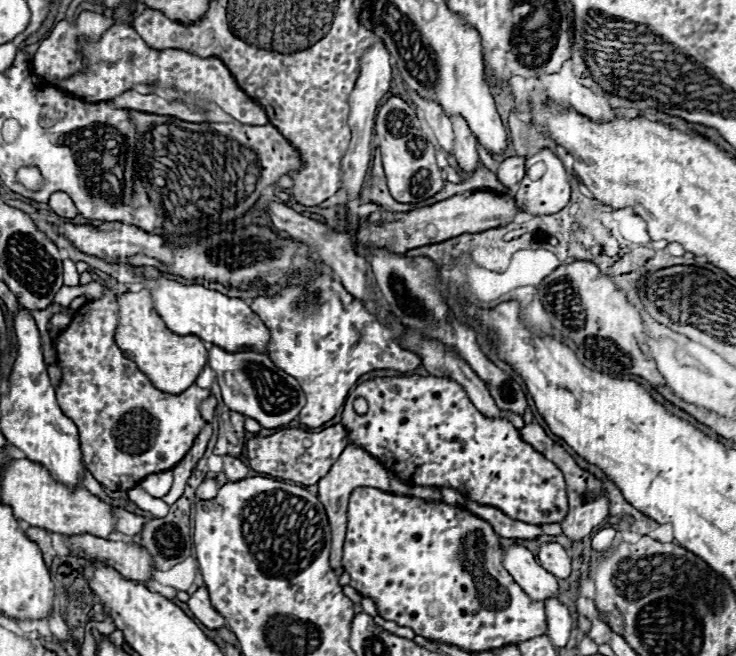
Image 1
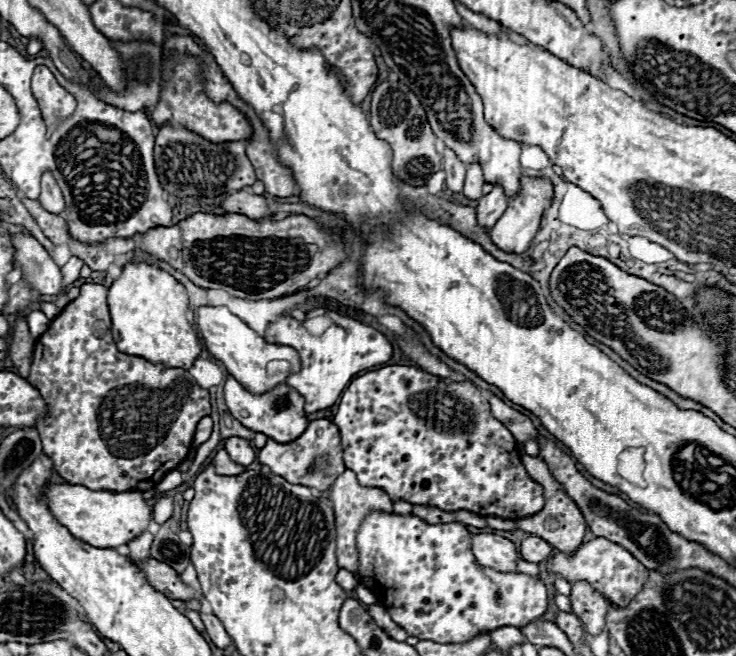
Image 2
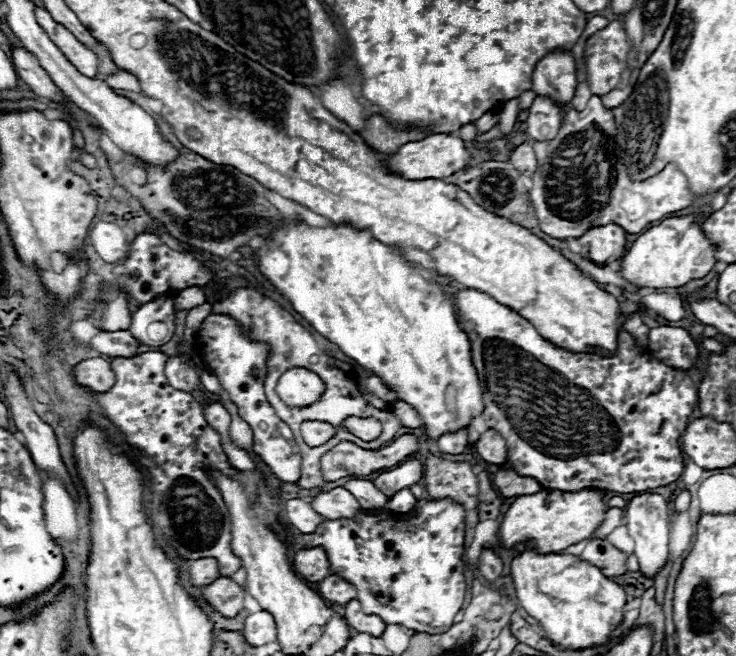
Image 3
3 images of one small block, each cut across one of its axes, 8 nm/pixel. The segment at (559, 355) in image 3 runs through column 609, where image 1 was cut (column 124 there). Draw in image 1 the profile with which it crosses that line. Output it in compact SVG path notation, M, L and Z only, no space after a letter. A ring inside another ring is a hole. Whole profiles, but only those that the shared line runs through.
M106 288L98 300L86 302L72 318L72 322L52 340L56 350L56 364L62 370L62 380L56 388L62 412L78 426L82 464L108 490L130 490L146 476L174 468L192 448L196 436L206 420L200 414L200 404L212 394L206 388L192 384L182 394L166 394L152 386L152 382L138 370L138 366L124 358L114 342L118 324L116 296Z

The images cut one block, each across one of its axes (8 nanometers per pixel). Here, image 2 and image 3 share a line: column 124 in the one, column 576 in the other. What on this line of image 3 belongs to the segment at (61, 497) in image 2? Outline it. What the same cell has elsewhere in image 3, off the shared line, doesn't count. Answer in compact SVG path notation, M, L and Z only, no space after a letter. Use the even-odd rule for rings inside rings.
M542 490L538 494L520 496L512 502L500 522L500 540L504 548L516 548L518 544L532 540L538 552L562 552L564 548L586 540L602 524L602 520L604 500L596 490Z

